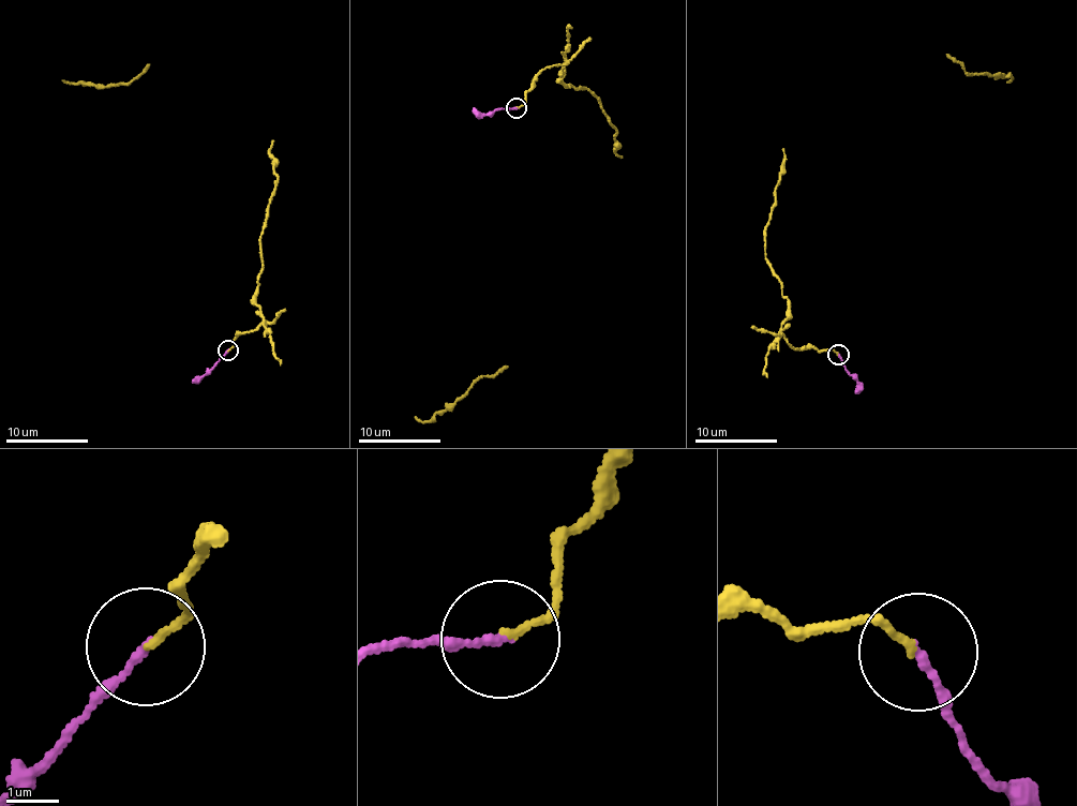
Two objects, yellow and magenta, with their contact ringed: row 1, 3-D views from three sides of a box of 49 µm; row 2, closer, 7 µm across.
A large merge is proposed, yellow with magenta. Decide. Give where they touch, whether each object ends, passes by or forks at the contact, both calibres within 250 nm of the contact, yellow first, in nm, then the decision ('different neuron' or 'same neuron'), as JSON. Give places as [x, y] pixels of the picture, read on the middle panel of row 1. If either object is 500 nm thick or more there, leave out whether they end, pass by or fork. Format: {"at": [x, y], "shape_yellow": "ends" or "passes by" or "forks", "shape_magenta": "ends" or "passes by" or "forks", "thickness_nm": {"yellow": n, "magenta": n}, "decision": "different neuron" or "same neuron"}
{"at": [517, 108], "shape_yellow": "ends", "shape_magenta": "ends", "thickness_nm": {"yellow": 120, "magenta": 140}, "decision": "different neuron"}

